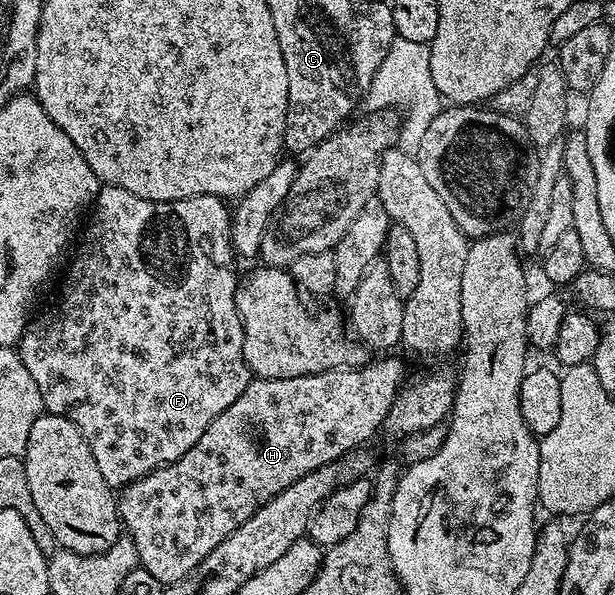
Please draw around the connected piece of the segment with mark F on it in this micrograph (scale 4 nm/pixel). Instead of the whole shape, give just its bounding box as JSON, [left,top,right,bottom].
[17,185,252,491]

